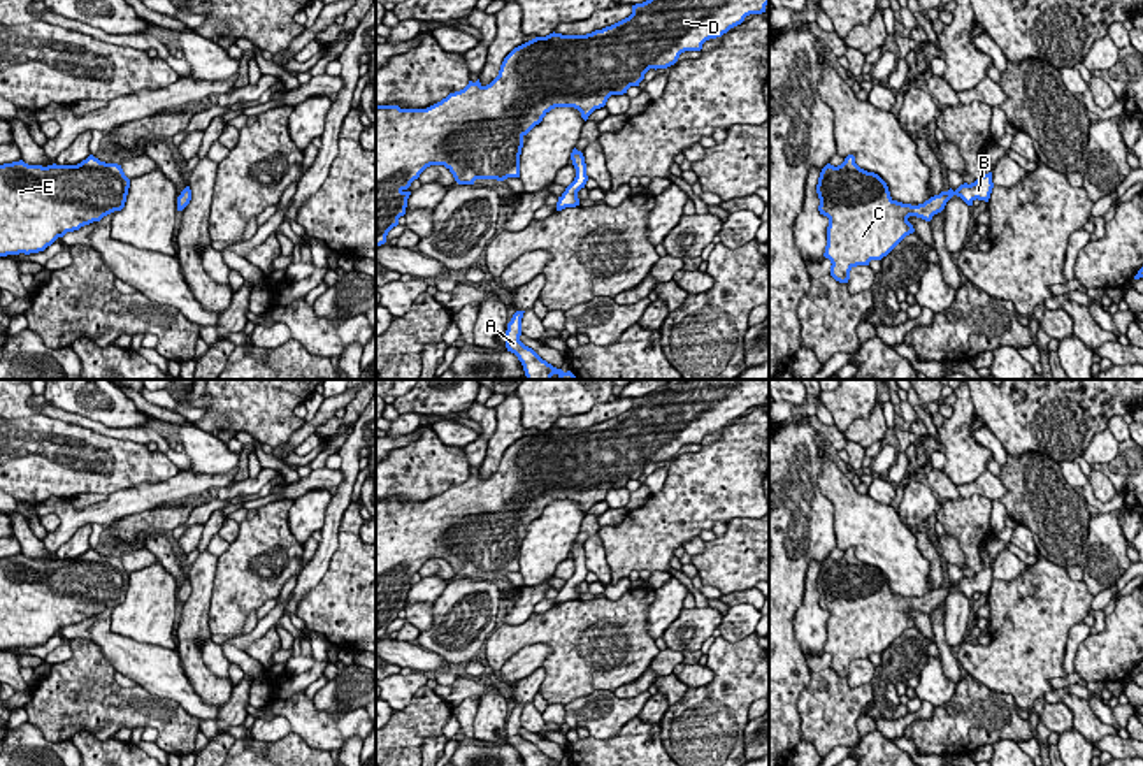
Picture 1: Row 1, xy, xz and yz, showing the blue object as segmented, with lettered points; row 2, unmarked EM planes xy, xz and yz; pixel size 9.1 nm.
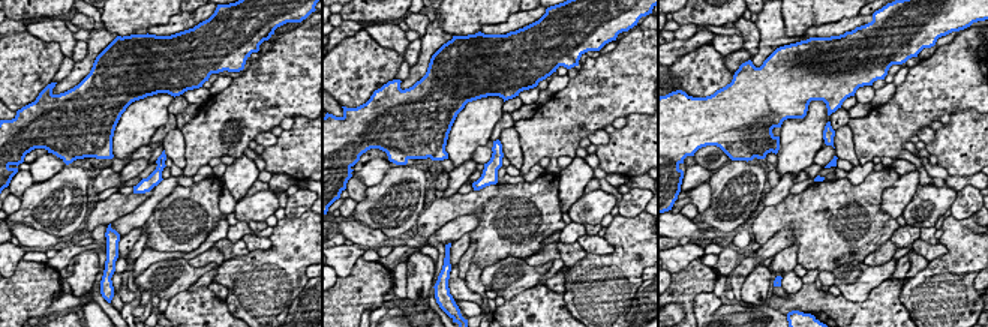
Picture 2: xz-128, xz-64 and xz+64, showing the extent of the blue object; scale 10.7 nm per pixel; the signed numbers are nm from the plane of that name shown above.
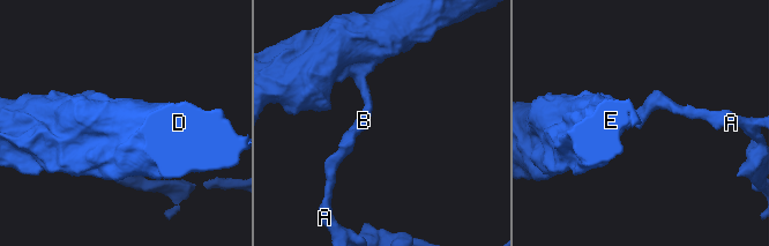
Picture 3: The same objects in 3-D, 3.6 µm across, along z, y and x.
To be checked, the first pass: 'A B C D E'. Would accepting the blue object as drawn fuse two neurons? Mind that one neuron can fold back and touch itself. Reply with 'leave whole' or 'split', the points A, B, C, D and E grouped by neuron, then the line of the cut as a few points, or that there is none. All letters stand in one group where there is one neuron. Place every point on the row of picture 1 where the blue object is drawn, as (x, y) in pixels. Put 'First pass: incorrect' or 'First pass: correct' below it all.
leave whole; groups A B C D E; cut none
First pass: correct

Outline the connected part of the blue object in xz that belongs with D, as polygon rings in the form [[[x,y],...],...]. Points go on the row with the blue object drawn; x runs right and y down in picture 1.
[[[646,0],[632,5],[632,14],[611,26],[586,35],[550,33],[514,47],[502,61],[499,76],[486,86],[469,84],[449,93],[427,109],[400,109],[399,105],[376,105],[376,248],[386,242],[388,232],[406,214],[407,190],[430,165],[444,165],[458,184],[474,184],[476,179],[520,177],[520,155],[523,137],[555,107],[574,107],[586,121],[606,105],[611,95],[623,95],[639,86],[650,69],[674,65],[681,53],[701,51],[709,39],[722,37],[741,25],[750,14],[766,12],[769,0]]]

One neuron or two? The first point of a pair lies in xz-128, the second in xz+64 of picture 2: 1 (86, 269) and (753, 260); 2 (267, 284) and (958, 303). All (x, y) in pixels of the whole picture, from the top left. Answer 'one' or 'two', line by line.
1: two
2: one

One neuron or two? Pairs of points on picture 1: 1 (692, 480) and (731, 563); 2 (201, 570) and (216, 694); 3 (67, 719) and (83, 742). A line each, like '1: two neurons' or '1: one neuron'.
1: two neurons
2: one neuron
3: two neurons

